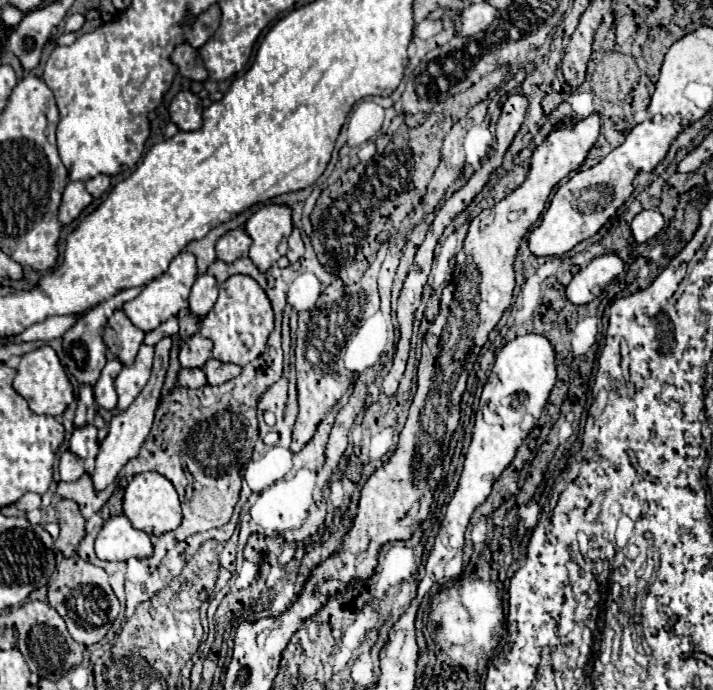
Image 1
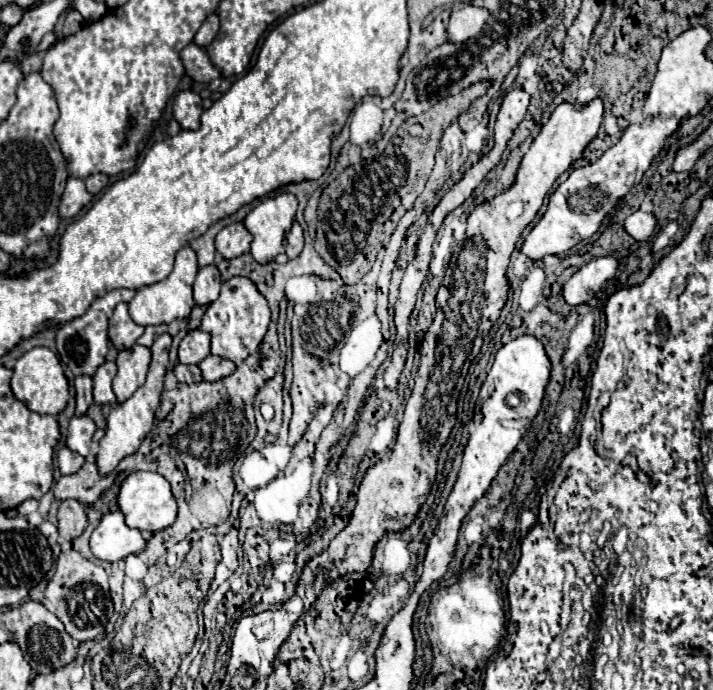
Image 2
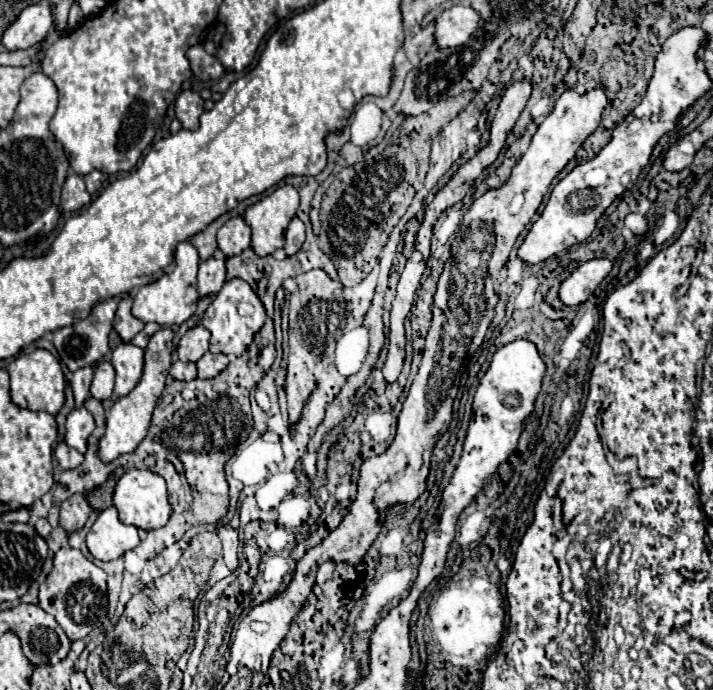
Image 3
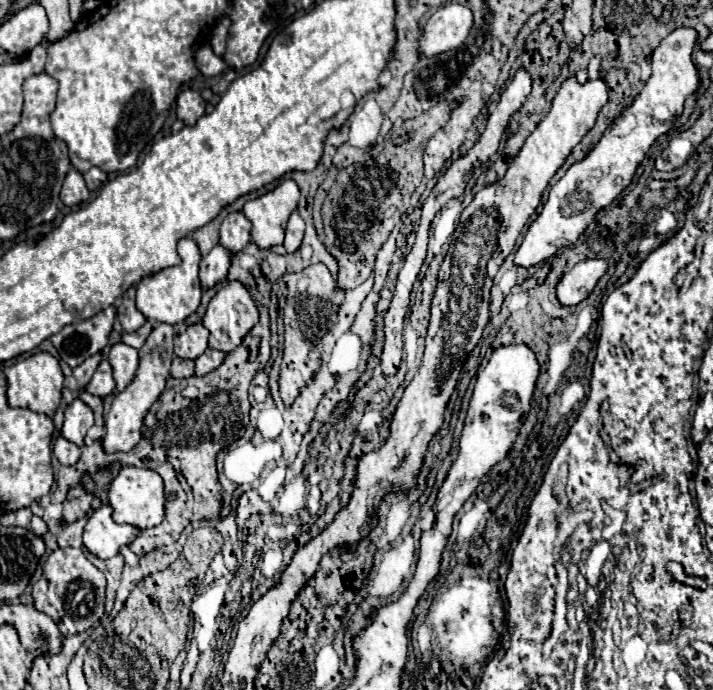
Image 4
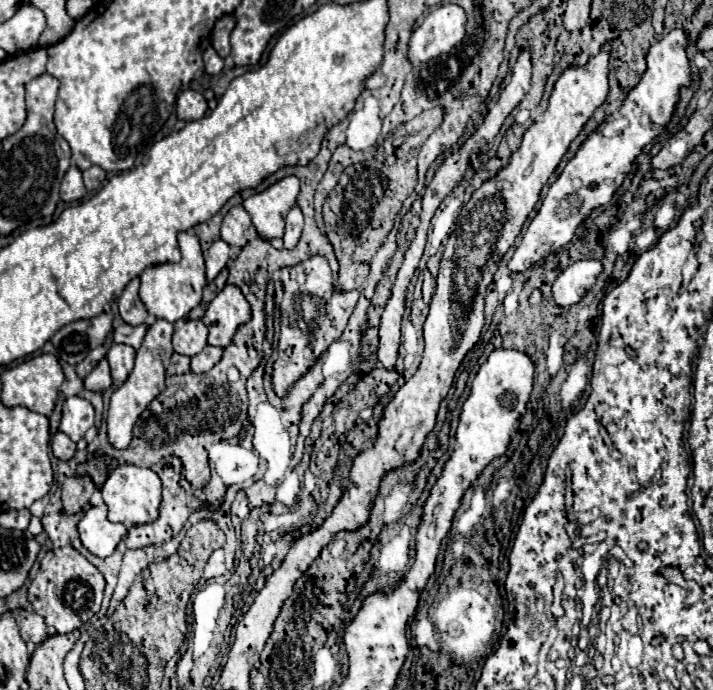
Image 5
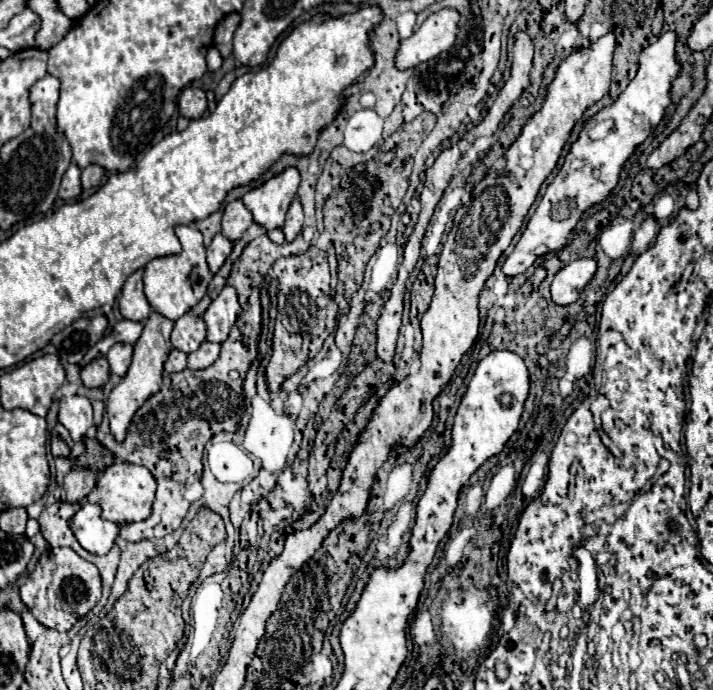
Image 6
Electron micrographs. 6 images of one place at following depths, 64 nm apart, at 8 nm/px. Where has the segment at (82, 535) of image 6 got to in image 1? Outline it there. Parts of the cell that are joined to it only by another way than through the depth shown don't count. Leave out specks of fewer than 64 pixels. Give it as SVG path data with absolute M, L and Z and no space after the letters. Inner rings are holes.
M118 514L104 522L102 530L96 536L94 552L100 560L122 562L132 556L136 558L150 556L152 542L146 532L132 528L130 520L124 514Z

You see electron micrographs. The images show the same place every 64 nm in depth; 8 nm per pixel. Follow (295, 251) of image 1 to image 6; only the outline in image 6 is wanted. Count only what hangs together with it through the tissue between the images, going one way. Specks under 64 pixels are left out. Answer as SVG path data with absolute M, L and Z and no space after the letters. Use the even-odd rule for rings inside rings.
M294 198L294 202L290 204L290 210L286 214L286 224L284 224L284 234L286 234L286 242L292 242L296 238L296 234L302 230L302 222L304 222L304 214L302 214L302 204L298 198Z

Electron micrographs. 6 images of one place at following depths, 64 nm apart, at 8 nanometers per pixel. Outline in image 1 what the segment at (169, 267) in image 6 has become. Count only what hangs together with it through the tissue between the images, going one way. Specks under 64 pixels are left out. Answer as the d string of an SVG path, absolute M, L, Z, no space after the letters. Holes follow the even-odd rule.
M182 250L170 262L170 268L168 268L166 274L162 274L156 280L152 280L150 284L146 284L142 288L142 292L134 300L126 302L122 308L124 308L126 316L132 320L134 326L138 326L144 332L154 330L164 320L170 320L172 316L178 316L178 312L188 312L188 296L190 296L190 288L192 288L196 276L198 276L198 270L196 270L196 258L194 258L194 254L188 252L188 250Z

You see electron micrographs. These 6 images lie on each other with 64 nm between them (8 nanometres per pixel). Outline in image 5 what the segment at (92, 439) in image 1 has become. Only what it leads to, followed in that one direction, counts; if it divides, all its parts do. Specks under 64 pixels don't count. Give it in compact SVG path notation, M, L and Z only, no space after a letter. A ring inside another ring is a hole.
M80 396L66 398L62 406L62 420L60 430L66 432L74 442L78 442L88 428L94 426L94 408L88 400Z

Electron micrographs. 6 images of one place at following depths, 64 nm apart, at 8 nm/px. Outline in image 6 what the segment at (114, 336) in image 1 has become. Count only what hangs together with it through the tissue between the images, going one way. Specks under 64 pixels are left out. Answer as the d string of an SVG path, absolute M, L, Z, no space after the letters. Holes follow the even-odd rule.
M136 270L124 284L122 292L120 292L120 298L118 298L118 304L120 304L120 312L124 318L128 320L136 320L136 322L142 322L150 316L152 308L144 296L144 282L142 282L142 276L144 276L144 270Z

